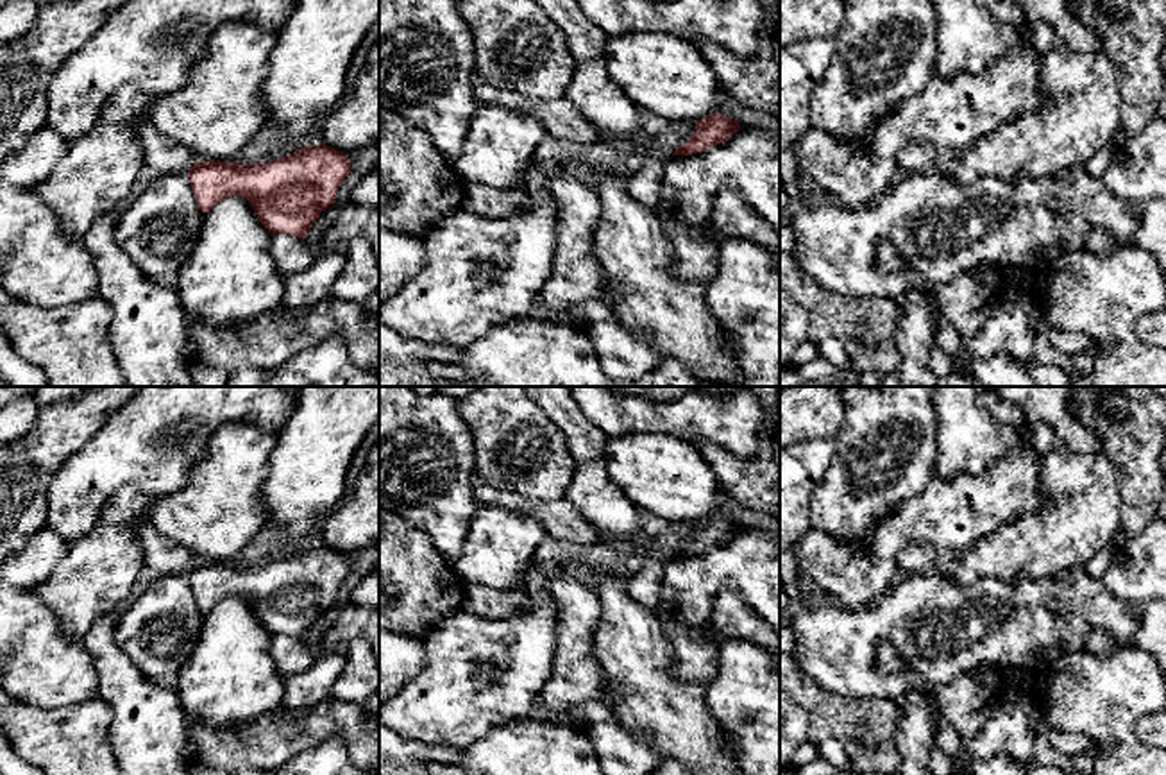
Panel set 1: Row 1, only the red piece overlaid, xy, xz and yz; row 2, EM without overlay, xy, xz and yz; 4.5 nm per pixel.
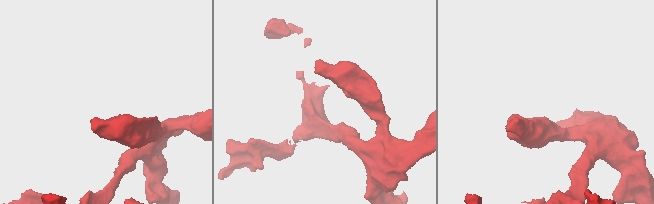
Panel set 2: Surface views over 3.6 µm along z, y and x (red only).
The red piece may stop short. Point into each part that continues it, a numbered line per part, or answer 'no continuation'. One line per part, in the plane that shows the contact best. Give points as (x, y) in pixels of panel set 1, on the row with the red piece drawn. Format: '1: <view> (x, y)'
1: xy (160, 153)

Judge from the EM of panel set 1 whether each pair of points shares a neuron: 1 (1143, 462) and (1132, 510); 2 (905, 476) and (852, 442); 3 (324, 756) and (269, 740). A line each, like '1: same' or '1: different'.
1: same
2: same
3: different

